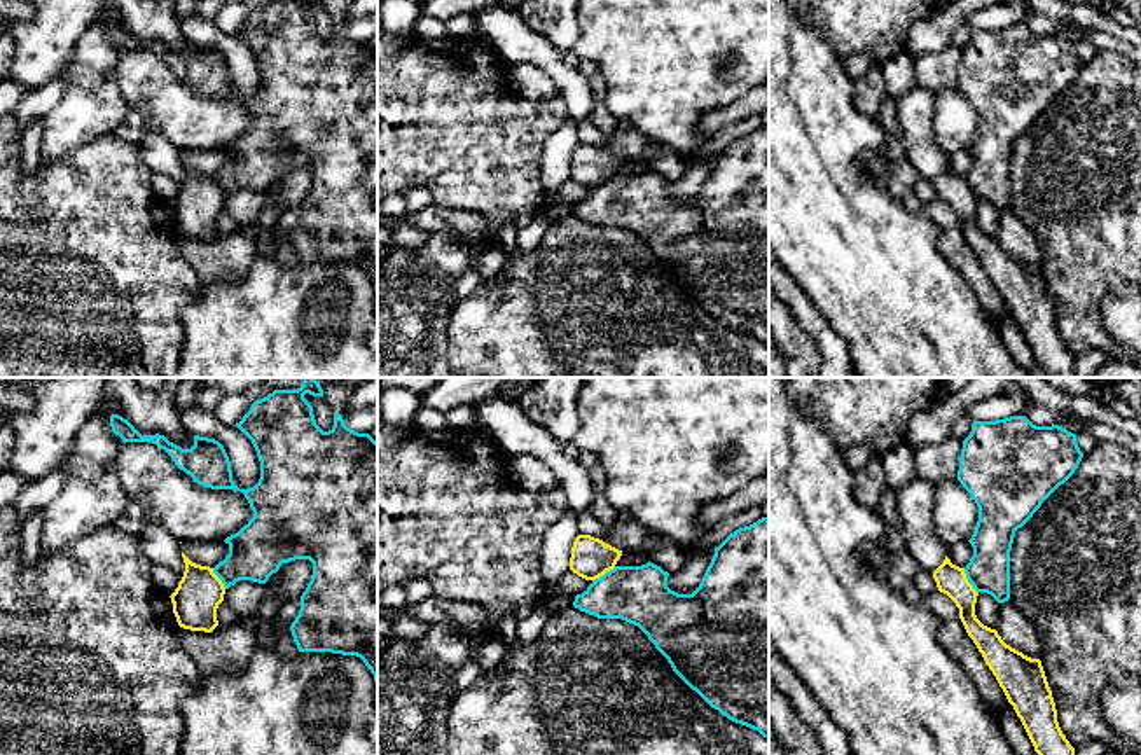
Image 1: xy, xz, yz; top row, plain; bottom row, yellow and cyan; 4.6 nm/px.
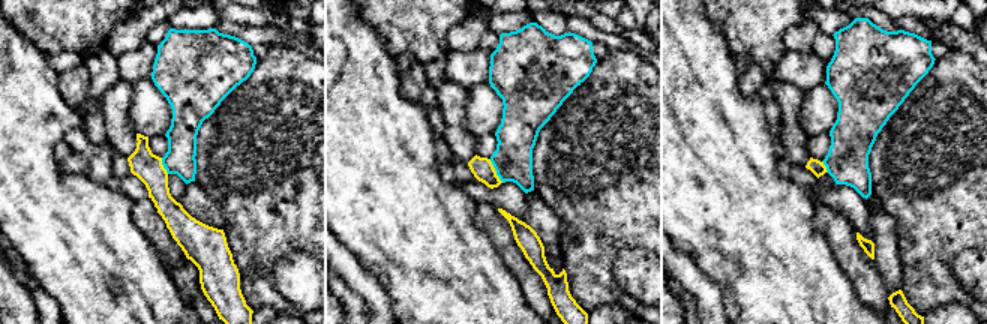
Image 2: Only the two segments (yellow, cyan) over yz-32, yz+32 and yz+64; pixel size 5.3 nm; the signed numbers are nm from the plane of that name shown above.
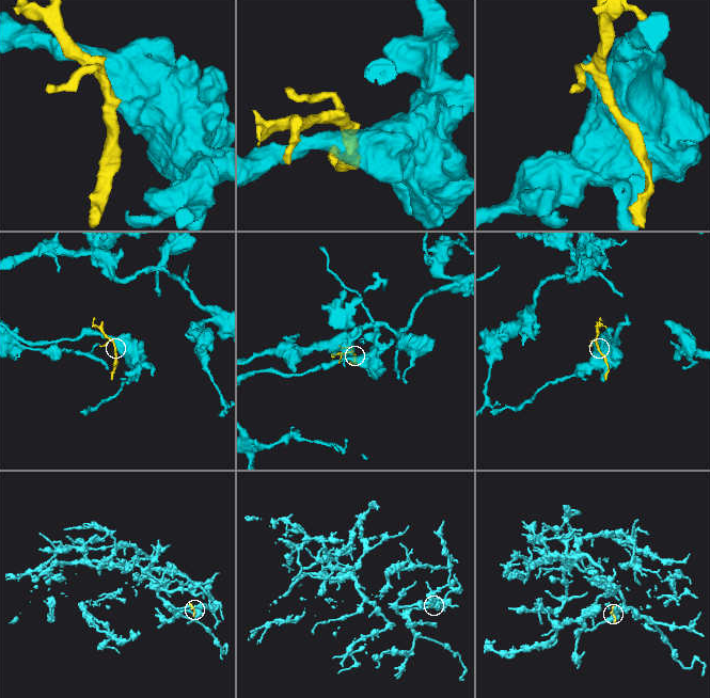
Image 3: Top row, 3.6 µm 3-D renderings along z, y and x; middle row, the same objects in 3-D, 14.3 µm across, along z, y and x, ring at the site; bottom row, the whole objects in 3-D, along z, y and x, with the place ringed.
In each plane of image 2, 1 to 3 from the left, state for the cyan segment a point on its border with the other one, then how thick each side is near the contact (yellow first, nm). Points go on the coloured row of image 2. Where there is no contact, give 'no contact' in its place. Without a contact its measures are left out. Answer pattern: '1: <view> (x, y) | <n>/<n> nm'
1: yz-32 (162, 165) | 160/160 nm
2: yz+32 (495, 171) | 120/220 nm
3: yz+64 (825, 167) | 80/240 nm

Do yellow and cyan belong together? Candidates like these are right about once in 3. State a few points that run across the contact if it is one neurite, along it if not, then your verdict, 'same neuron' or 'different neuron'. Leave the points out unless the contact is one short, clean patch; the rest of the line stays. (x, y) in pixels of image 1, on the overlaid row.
yz (963, 568), (977, 593) | different neuron

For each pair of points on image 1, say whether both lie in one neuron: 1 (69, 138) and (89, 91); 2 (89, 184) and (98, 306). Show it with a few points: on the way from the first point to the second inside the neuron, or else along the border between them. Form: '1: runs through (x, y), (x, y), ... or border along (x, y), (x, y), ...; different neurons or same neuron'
1: runs through (70, 126), (89, 103); same neuron
2: runs through (89, 214), (89, 257), (96, 277); same neuron

